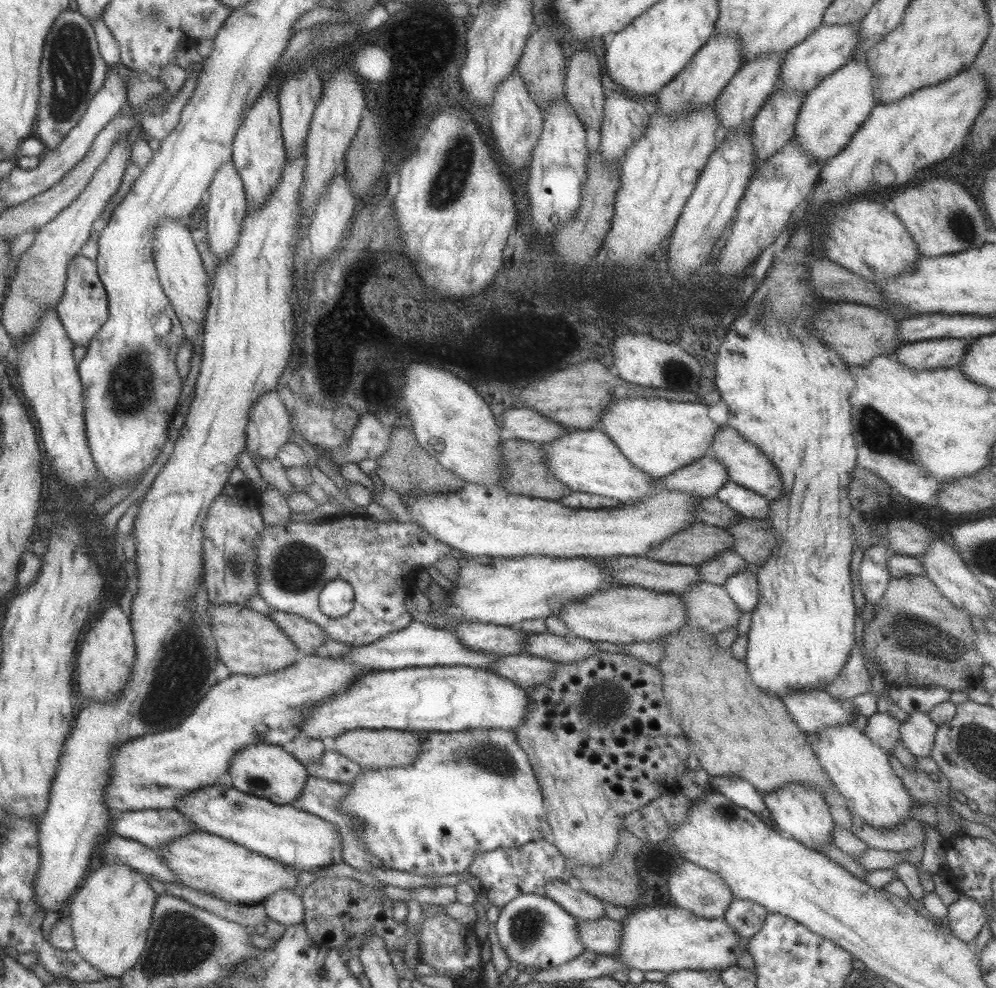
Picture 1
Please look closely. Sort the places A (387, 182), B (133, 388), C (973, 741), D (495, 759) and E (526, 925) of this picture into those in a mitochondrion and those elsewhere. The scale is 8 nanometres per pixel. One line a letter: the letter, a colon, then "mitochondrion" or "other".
A: other
B: mitochondrion
C: mitochondrion
D: mitochondrion
E: mitochondrion

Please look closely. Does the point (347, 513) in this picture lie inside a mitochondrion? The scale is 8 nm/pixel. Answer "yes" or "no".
no

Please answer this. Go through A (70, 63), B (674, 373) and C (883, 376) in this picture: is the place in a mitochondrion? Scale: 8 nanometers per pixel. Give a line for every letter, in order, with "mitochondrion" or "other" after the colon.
A: mitochondrion
B: mitochondrion
C: other

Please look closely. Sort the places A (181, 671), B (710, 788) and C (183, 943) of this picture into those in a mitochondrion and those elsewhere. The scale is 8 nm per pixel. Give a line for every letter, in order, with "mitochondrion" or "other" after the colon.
A: mitochondrion
B: other
C: mitochondrion

